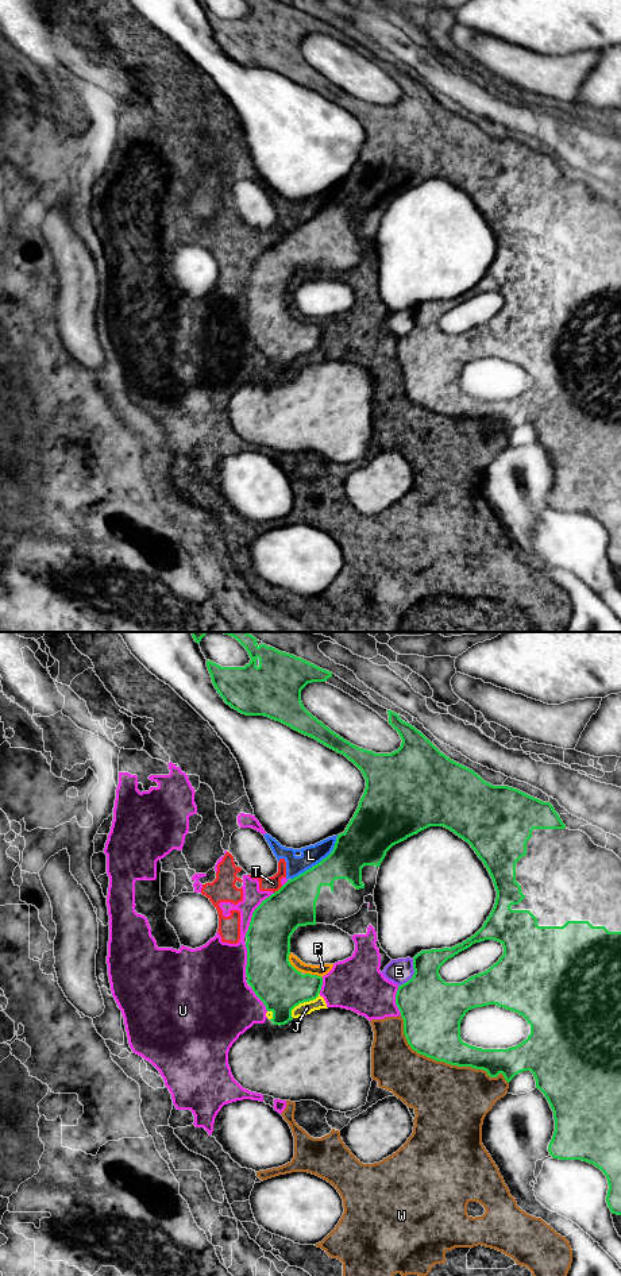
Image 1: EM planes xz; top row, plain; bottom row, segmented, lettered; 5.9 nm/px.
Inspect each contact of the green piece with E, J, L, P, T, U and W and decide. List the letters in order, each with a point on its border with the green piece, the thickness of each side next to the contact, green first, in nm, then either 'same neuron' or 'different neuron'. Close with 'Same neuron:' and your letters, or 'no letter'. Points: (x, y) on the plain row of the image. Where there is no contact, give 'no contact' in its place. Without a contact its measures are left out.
E: xz (413, 326) | 360/150 nm | different neuron
J: xz (303, 354) | 280/80 nm | different neuron
L: xz (317, 215) | 240/120 nm | different neuron
P: xz (289, 315) | 280/70 nm | different neuron
T: xz (280, 241) | 260/90 nm | different neuron
U: xz (253, 265) | 260/120 nm | different neuron
W: xz (446, 413) | 340/440 nm | different neuron
Same neuron: no letter

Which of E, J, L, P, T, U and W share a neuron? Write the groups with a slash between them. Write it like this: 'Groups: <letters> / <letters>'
Groups: E / J L P T U W

